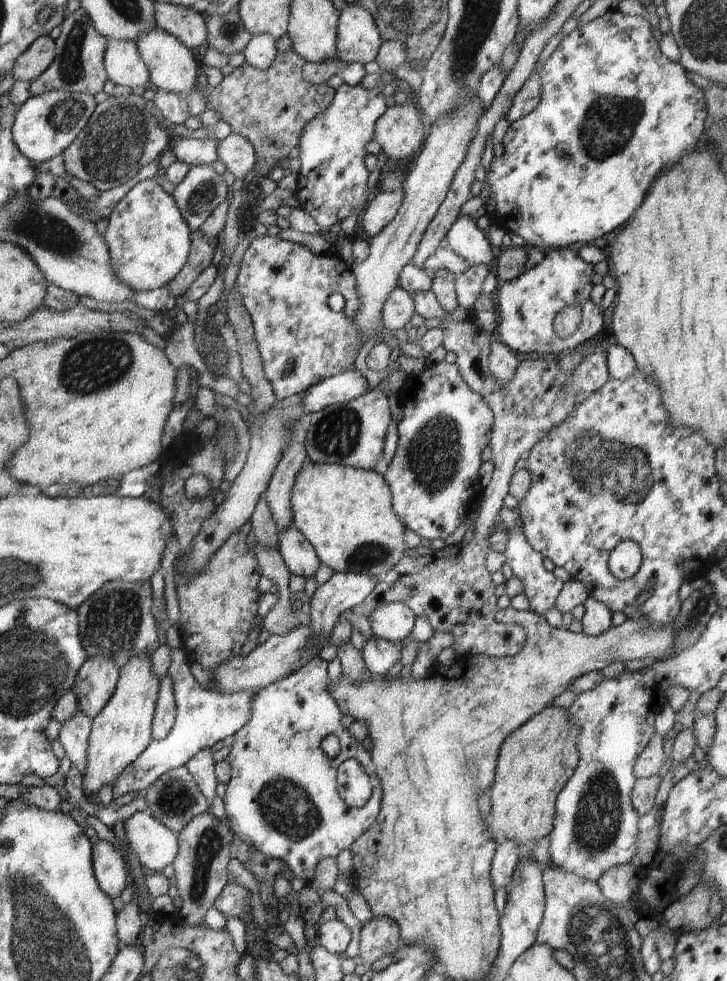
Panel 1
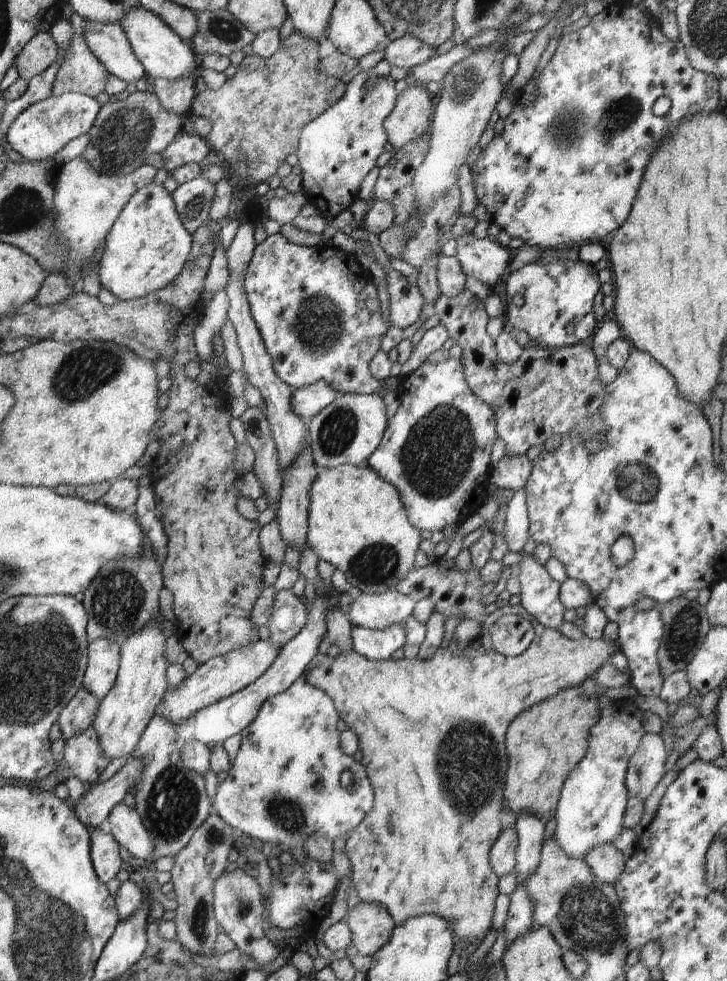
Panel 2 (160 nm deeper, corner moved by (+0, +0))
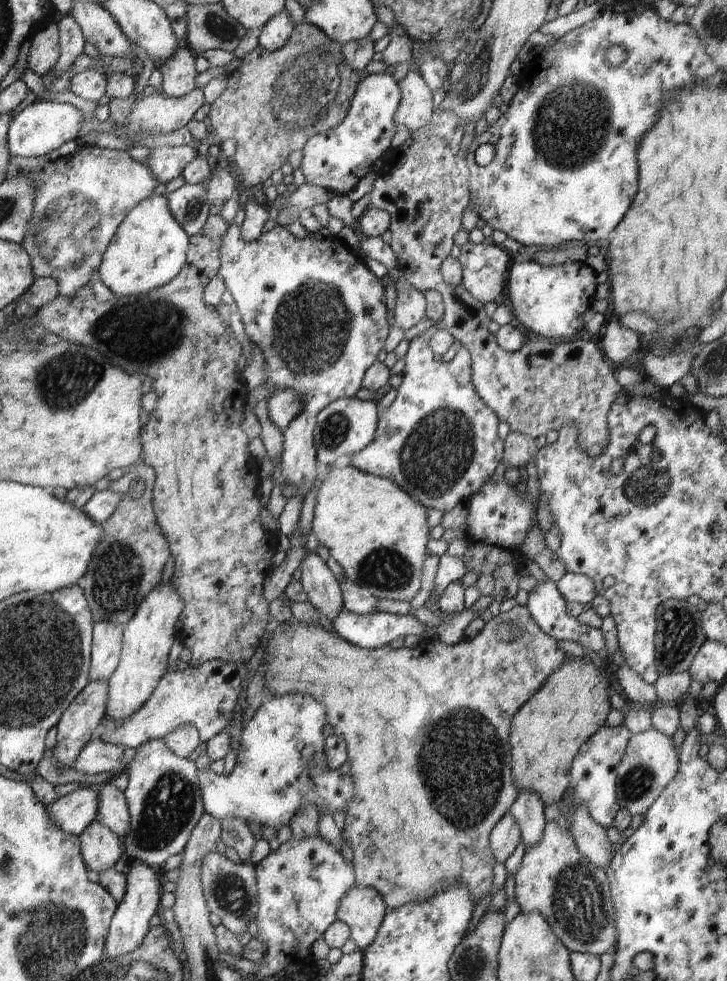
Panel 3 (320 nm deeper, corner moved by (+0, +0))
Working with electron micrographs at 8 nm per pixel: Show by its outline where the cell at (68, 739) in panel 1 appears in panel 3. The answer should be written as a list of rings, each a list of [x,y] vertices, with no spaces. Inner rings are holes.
[[[94,733],[78,755],[73,768],[82,774],[98,774],[98,772],[114,772],[116,776],[126,771],[122,757],[125,747],[104,742]]]

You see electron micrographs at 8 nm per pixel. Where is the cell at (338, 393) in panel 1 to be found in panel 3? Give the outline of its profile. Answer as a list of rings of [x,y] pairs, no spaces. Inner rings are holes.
[[[290,389],[274,392],[267,402],[268,418],[284,432],[290,421],[300,412],[301,404],[298,395]]]

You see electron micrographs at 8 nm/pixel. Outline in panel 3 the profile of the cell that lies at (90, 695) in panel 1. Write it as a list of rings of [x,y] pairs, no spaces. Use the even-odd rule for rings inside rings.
[[[98,621],[93,624],[90,681],[107,682],[118,668],[122,645],[122,626],[108,621]]]

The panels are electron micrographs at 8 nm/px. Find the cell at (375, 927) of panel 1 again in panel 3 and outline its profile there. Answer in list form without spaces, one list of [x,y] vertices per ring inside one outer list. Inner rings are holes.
[[[354,885],[341,898],[337,920],[347,924],[351,939],[364,950],[374,942],[389,908],[376,890]]]

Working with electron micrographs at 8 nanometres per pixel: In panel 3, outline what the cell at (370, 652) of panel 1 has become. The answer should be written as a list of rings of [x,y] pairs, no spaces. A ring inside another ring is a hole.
[[[342,608],[332,621],[333,630],[344,640],[365,649],[390,644],[408,635],[424,636],[428,626],[414,615],[397,615],[374,611],[359,615]]]

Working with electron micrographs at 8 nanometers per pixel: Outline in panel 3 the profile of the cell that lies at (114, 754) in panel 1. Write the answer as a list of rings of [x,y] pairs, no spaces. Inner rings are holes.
[[[170,582],[158,583],[151,593],[142,599],[134,616],[123,627],[119,665],[107,680],[109,695],[105,717],[123,721],[149,700],[158,681],[168,671],[169,652],[176,640],[176,622],[182,613],[182,597]]]

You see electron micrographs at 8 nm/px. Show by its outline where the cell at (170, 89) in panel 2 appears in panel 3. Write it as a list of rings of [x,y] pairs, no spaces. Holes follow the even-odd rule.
[[[183,43],[173,54],[158,66],[163,81],[160,92],[168,97],[181,97],[195,89],[194,80],[199,75],[196,70],[196,56]]]

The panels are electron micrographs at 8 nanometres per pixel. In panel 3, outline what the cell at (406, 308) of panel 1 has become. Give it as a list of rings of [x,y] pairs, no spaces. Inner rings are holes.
[[[403,276],[396,284],[396,307],[394,308],[394,324],[402,330],[410,330],[426,316],[427,300],[422,290],[414,288]]]

